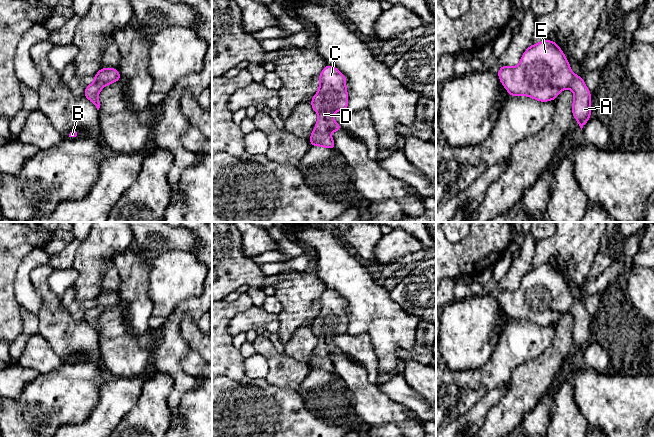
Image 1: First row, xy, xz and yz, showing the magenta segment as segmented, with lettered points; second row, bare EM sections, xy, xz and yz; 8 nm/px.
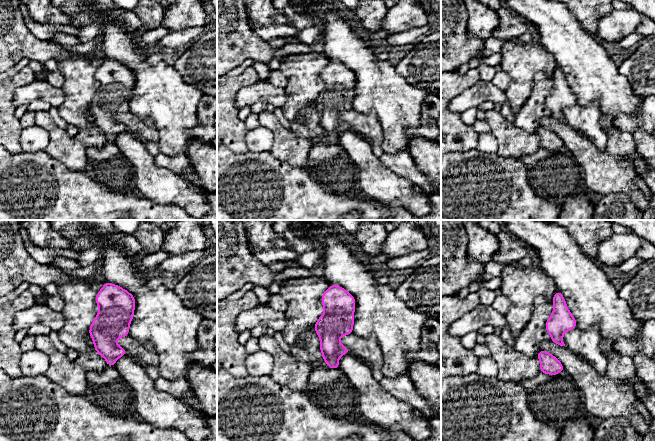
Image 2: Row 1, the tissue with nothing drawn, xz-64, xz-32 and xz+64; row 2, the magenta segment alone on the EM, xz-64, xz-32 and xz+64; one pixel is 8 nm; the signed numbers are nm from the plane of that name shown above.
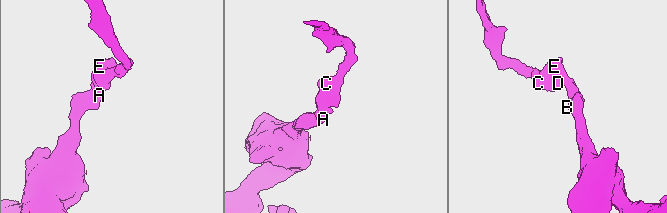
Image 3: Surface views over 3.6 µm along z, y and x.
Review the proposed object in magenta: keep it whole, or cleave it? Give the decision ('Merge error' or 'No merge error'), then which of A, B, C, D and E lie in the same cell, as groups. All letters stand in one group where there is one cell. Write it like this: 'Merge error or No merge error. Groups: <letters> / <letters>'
No merge error. Groups: A B C D E

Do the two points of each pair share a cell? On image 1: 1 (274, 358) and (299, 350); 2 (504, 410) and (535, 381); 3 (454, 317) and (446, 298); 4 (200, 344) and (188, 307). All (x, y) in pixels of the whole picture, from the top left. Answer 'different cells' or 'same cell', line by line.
1: different cells
2: same cell
3: different cells
4: different cells

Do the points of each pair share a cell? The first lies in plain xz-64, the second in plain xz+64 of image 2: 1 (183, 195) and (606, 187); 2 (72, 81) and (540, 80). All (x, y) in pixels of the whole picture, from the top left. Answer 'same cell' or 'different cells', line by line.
1: same cell
2: different cells

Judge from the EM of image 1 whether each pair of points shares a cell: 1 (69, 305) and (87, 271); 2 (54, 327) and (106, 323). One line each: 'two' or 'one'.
1: two
2: two

